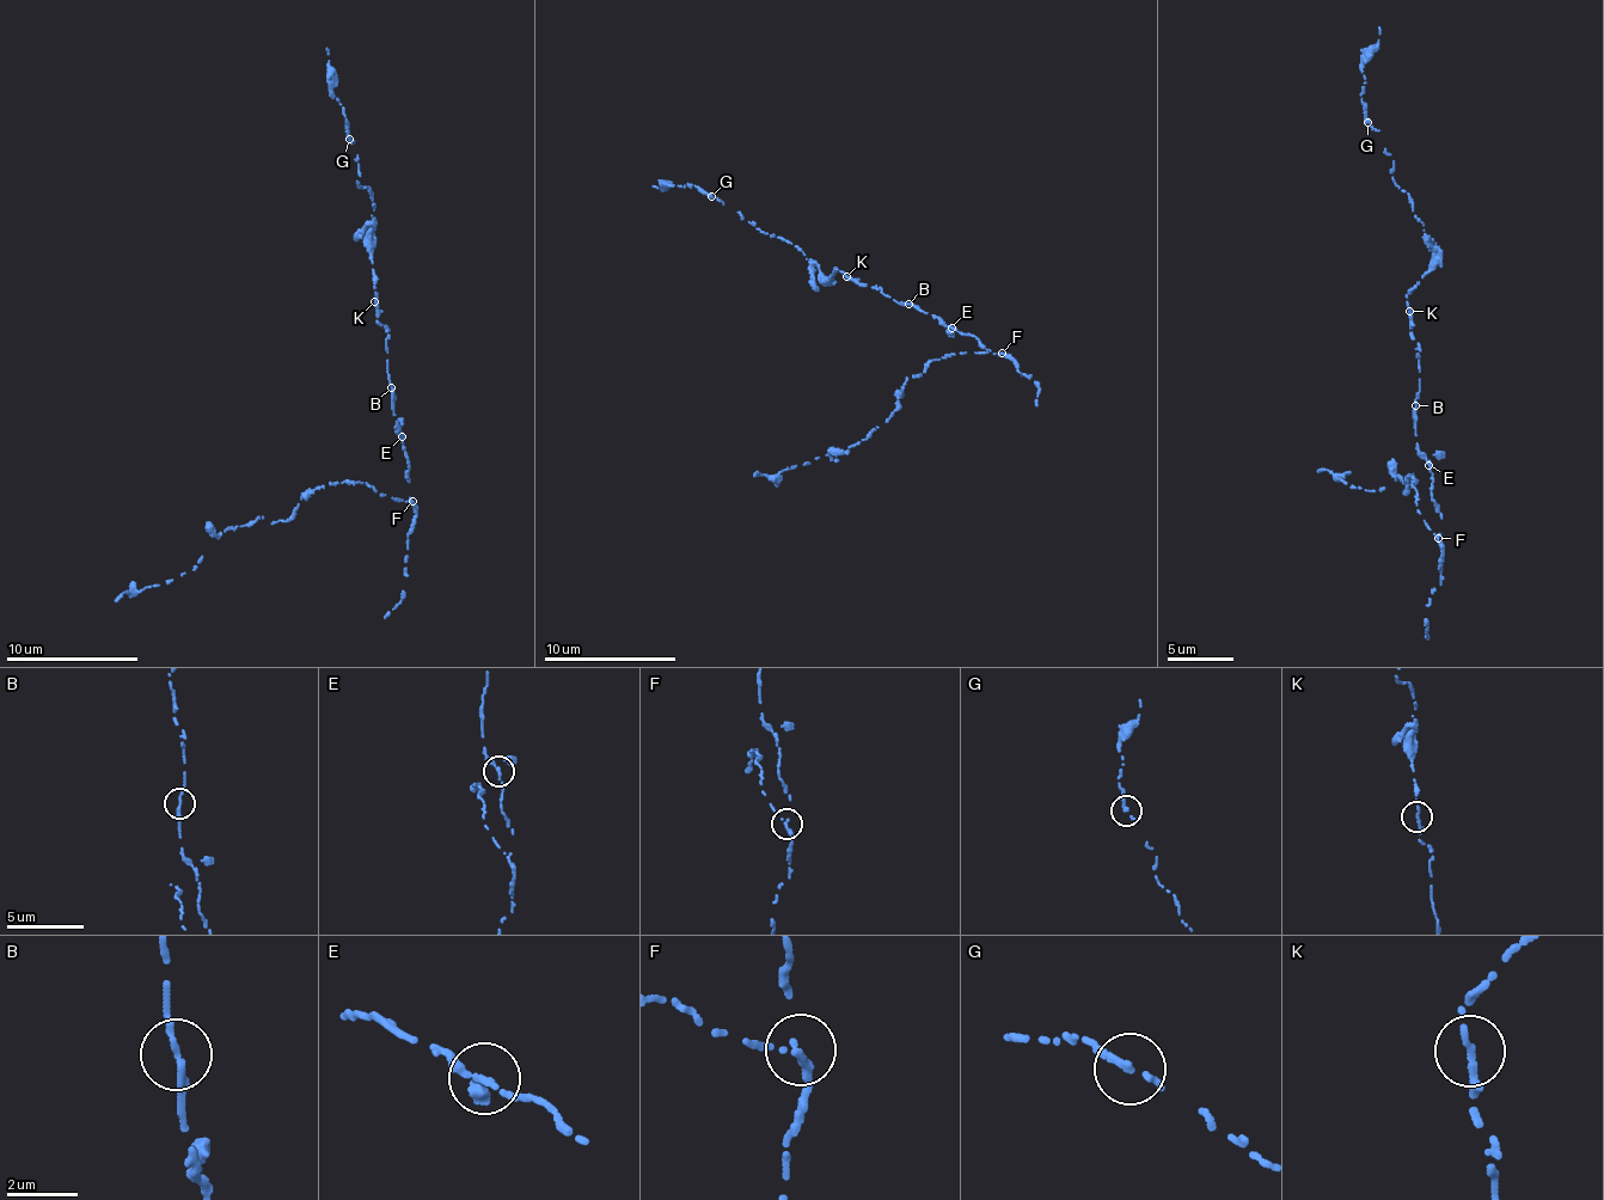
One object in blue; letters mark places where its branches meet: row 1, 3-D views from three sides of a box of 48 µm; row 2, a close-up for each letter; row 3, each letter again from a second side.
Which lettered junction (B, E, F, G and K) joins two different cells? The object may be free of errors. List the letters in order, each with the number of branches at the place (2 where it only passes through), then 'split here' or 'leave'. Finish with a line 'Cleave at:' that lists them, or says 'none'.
B: branches 2; leave
E: branches 3; leave
F: branches 2; split here
G: branches 1; leave
K: branches 2; leave
Cleave at: F

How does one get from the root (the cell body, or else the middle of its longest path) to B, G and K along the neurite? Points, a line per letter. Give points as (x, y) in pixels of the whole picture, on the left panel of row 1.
B: (402, 433), (397, 428), (391, 387)
G: (402, 433), (387, 369), (390, 334), (378, 322), (369, 258), (373, 194), (357, 183), (359, 155), (349, 139)
K: (402, 433), (397, 428), (393, 389), (387, 369), (385, 340), (390, 334), (385, 324), (378, 322), (374, 301)

